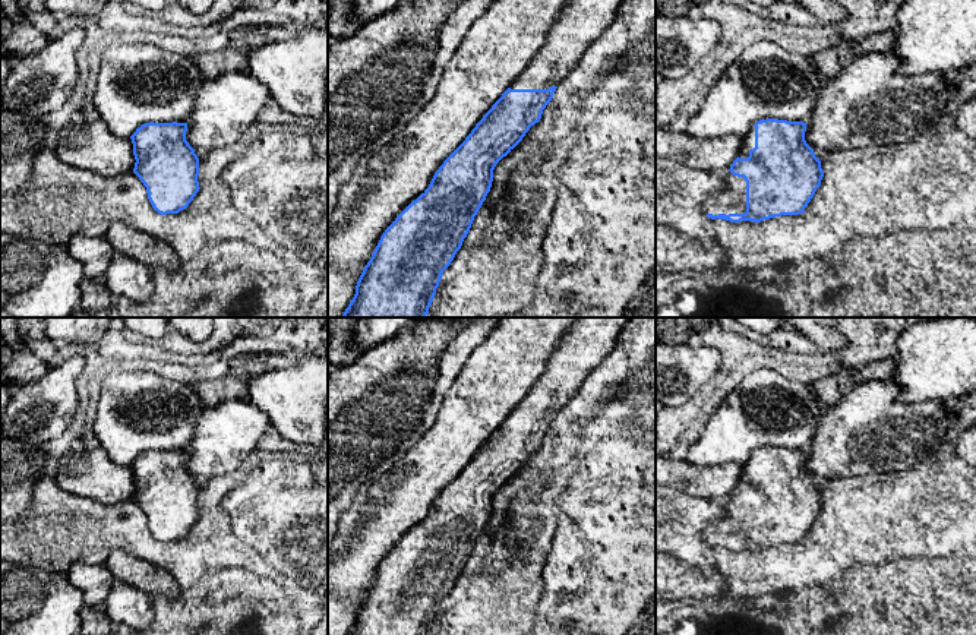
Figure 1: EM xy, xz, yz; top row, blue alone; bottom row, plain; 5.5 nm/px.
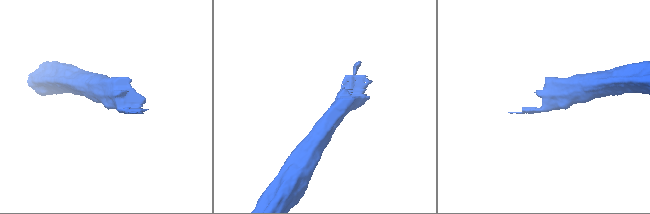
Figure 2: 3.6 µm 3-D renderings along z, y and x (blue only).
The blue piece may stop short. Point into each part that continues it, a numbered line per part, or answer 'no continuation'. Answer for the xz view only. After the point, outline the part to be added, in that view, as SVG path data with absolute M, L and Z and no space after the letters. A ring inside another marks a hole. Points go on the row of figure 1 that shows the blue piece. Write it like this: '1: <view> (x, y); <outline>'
1: xz (581, 22); M571 0L547 32L541 48L534 54L511 89L549 89L563 82L579 64L588 47L596 42L613 22L622 0Z

